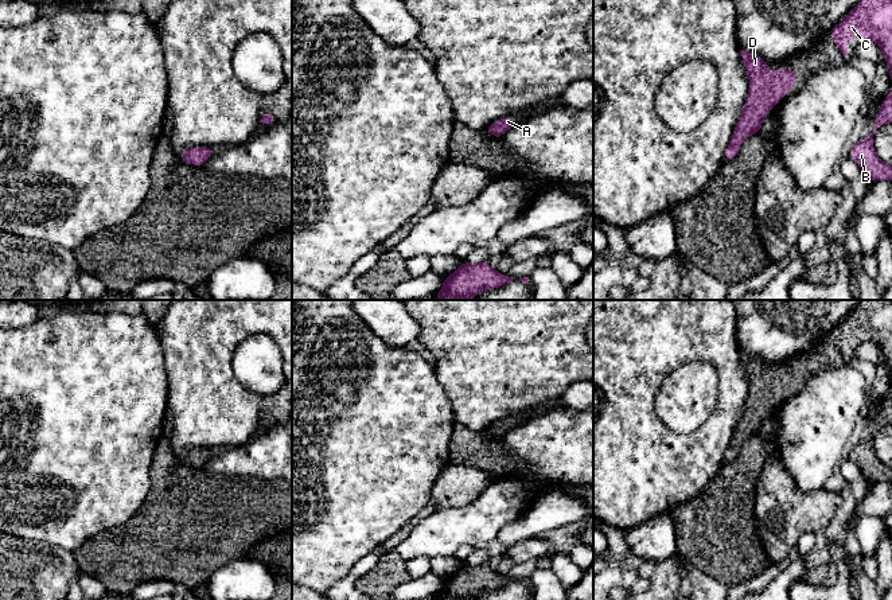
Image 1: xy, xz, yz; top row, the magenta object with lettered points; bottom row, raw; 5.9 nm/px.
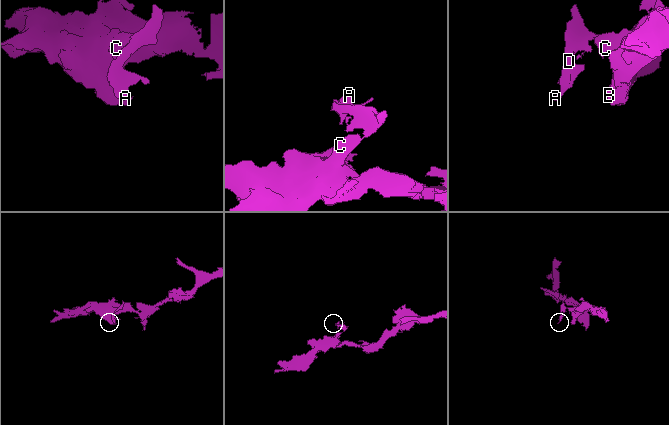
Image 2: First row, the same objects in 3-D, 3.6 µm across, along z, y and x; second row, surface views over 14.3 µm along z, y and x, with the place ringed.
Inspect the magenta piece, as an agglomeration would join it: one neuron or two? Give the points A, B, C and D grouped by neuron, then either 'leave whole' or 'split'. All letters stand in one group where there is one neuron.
A B C D; leave whole

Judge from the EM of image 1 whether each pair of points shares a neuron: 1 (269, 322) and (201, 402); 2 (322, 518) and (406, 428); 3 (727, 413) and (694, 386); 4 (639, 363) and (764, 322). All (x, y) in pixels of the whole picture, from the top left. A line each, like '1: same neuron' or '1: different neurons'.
1: same neuron
2: same neuron
3: different neurons
4: different neurons

